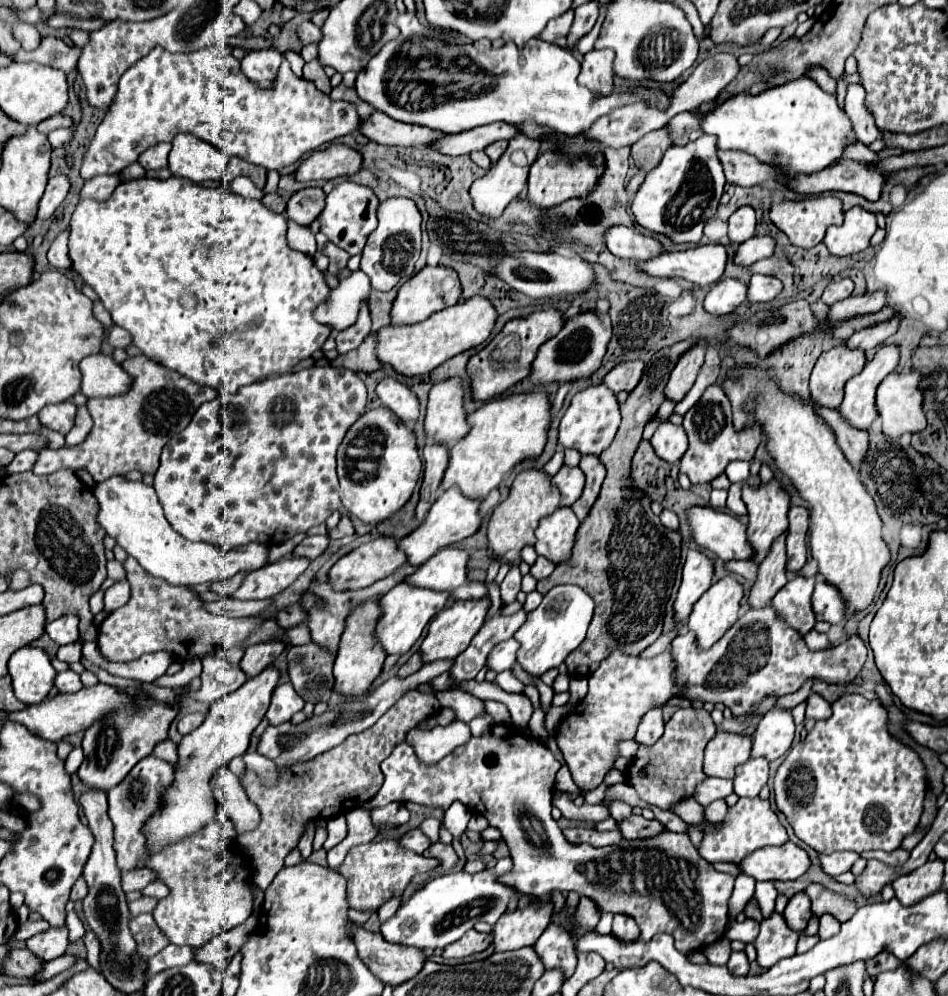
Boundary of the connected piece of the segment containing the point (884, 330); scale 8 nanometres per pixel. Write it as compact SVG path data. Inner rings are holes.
M894 314L886 322L880 322L880 324L874 324L870 328L866 328L866 330L860 330L854 336L848 338L848 346L850 348L860 348L860 350L876 348L876 346L884 344L884 340L888 340L898 330L898 322L900 322L900 316Z

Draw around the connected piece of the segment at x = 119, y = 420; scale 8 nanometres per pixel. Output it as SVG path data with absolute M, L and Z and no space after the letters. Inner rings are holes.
M134 356L126 360L126 372L132 376L132 388L124 396L114 398L90 398L88 412L94 420L94 428L88 434L82 446L52 450L46 448L38 454L38 460L32 466L32 472L38 476L46 476L58 472L62 468L68 470L88 470L94 482L104 482L112 476L126 474L130 470L138 470L142 474L154 474L158 470L160 452L166 442L180 430L184 430L200 404L206 402L204 388L158 362L148 360L146 356Z

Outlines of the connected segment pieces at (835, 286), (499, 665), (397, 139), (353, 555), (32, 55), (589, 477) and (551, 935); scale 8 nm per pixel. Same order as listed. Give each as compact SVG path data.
M850 278L832 280L832 282L826 286L824 294L822 294L822 302L828 304L828 306L832 306L834 302L848 298L848 296L852 294L852 290L854 290L854 282L852 282Z
M514 638L498 642L498 646L490 650L486 666L494 672L504 672L516 662L516 652L518 652L518 642Z
M376 110L366 120L360 122L358 132L364 134L368 140L384 146L418 146L418 148L424 148L436 136L442 136L434 134L434 130L426 130L424 126L396 122L390 116Z
M376 538L372 542L366 542L362 546L358 546L356 550L348 552L346 556L342 556L330 570L330 584L336 590L358 590L358 588L366 588L372 582L390 576L394 570L398 570L404 562L408 560L408 556L398 548L398 542L394 538Z
M48 36L42 40L42 44L36 50L32 50L32 52L18 50L18 52L10 54L10 58L14 62L46 64L46 66L52 66L52 68L58 68L58 70L64 70L66 74L70 74L76 68L78 54L80 54L80 48L66 46L60 38Z
M582 458L580 464L578 464L578 468L586 476L586 486L584 486L584 492L578 498L578 502L574 502L572 510L582 520L582 518L586 518L586 514L590 512L590 506L598 498L598 492L600 492L600 486L602 486L606 470L604 470L602 462L598 462L598 458Z
M550 924L538 938L534 950L540 962L544 964L544 970L560 970L564 974L564 980L568 980L574 974L576 948L572 944L570 934L566 934L562 926Z

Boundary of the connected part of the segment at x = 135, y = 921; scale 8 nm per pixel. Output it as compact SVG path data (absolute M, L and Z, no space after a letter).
M140 914L140 916L130 918L130 930L138 944L138 952L144 960L148 960L150 956L158 954L160 950L164 950L168 946L166 938L162 938L162 934L158 934L158 926L154 926L152 914Z

